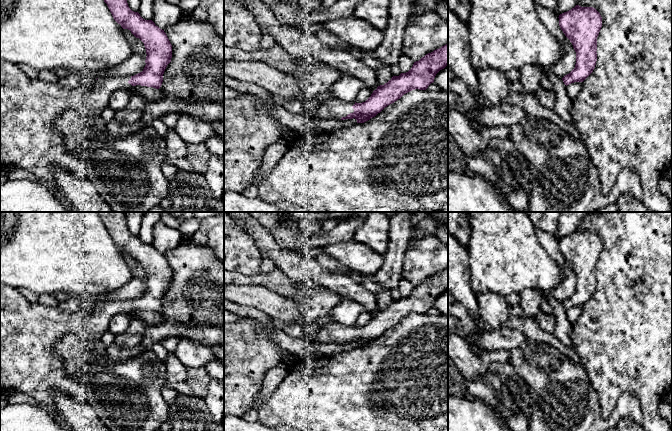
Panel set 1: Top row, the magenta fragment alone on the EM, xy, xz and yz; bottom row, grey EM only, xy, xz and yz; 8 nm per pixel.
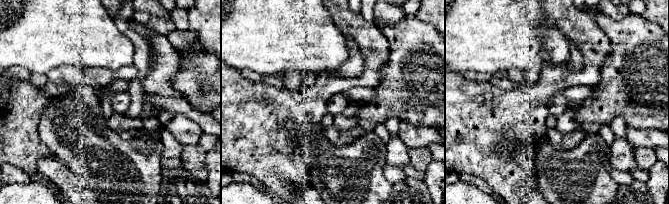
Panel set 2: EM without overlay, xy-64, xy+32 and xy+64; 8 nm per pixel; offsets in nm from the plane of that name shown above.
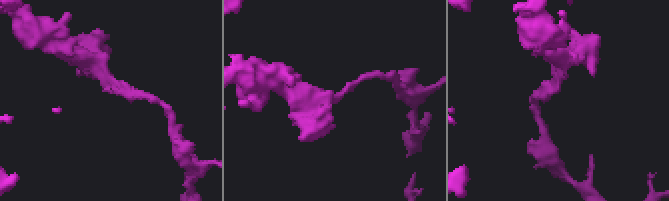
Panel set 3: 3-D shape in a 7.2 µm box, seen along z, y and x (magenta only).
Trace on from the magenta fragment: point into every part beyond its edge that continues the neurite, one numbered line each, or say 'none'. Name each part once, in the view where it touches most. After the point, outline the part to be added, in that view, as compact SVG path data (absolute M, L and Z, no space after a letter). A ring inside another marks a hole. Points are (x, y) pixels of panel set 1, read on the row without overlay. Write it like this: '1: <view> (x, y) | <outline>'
1: xz (335, 333) | M335 322L329 326L318 329L312 343L341 344L342 341L346 341L348 338L354 336L352 332L354 328L355 326L341 325Z

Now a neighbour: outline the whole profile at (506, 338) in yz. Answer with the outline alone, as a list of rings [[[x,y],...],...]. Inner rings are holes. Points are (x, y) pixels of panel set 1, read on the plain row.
[[[508,327],[501,328],[498,331],[484,332],[476,337],[466,335],[462,338],[464,338],[468,343],[476,342],[488,351],[510,351],[520,346],[528,339],[520,330]]]

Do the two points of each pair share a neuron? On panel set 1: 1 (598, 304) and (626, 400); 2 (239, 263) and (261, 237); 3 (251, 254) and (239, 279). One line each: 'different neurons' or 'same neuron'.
1: different neurons
2: different neurons
3: different neurons

